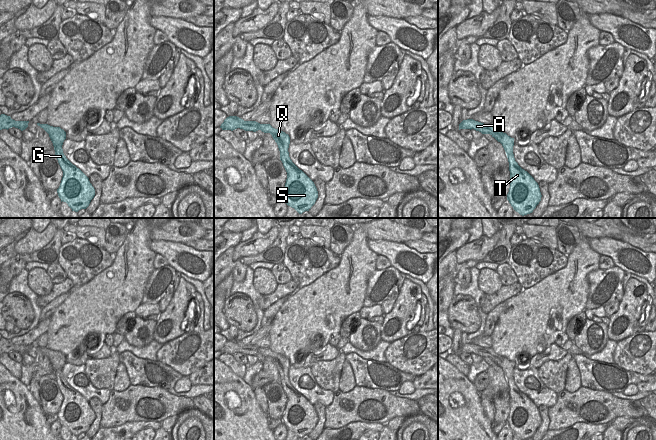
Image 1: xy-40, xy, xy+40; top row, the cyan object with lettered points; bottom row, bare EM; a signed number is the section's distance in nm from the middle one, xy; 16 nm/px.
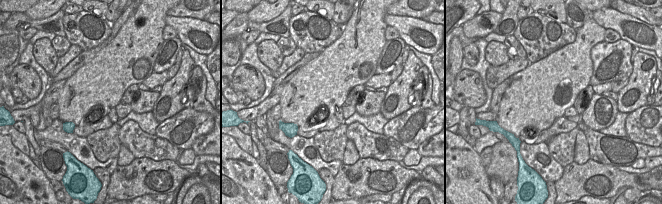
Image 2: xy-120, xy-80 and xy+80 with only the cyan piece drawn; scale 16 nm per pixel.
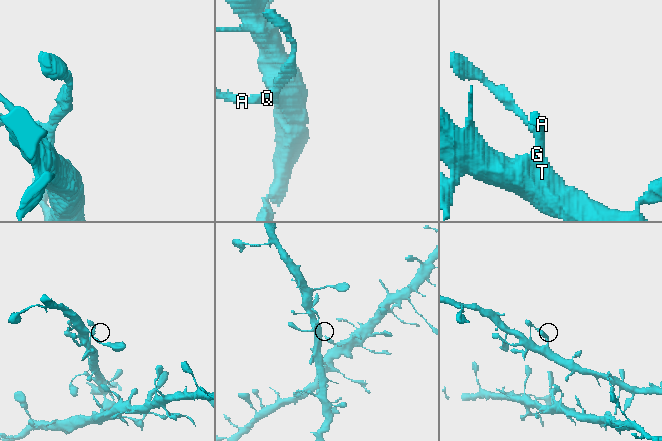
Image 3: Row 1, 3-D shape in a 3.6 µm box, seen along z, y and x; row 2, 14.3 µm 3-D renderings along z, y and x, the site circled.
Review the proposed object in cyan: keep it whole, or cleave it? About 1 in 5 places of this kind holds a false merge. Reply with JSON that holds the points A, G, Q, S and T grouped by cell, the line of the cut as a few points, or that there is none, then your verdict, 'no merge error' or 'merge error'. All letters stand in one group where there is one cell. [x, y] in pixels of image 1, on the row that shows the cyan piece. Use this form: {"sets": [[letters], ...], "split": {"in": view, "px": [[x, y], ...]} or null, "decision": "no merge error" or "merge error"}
{"sets": [["A", "G", "Q", "S", "T"]], "split": null, "decision": "no merge error"}

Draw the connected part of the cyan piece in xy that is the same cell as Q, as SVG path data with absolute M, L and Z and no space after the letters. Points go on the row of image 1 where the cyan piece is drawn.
M229 116L221 124L222 130L235 130L256 132L261 130L270 133L278 145L280 160L287 172L285 187L282 197L286 204L294 208L299 214L309 211L318 198L318 191L314 182L300 170L289 157L290 137L285 132L273 128L270 124L260 124L256 121L244 121L237 116Z

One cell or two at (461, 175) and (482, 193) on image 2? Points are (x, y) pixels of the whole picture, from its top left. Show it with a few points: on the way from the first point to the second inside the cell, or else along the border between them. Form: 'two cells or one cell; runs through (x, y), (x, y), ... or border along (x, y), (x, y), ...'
one cell; runs through (466, 180), (477, 191)

